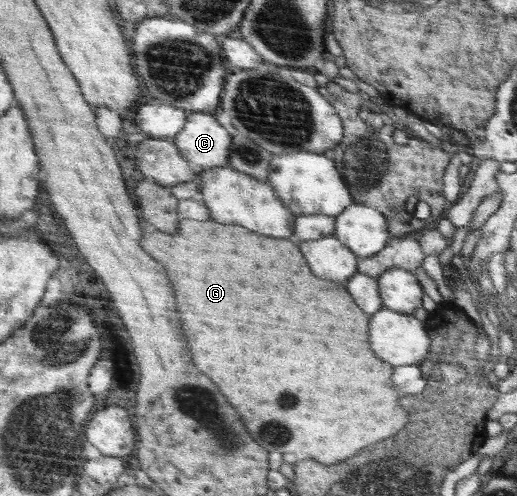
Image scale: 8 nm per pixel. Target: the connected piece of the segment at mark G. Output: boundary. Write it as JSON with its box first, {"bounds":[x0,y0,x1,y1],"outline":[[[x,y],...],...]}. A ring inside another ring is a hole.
{"bounds":[141,219,410,465],"outline":[[[182,219],[178,226],[180,226],[178,234],[168,234],[151,229],[151,232],[146,233],[141,245],[147,252],[154,254],[154,258],[158,258],[158,262],[164,262],[166,270],[170,270],[170,278],[174,278],[174,286],[178,286],[178,310],[182,310],[184,320],[196,322],[188,328],[186,338],[190,342],[190,350],[194,350],[194,362],[198,362],[198,370],[202,370],[208,378],[214,378],[214,382],[218,382],[218,386],[222,386],[222,394],[226,394],[226,398],[230,398],[230,402],[234,402],[236,410],[244,416],[242,422],[246,422],[246,428],[250,430],[250,434],[254,434],[254,438],[258,438],[258,442],[262,442],[262,446],[266,446],[266,450],[278,450],[282,454],[293,452],[298,456],[297,460],[314,459],[322,464],[332,465],[353,457],[358,450],[362,450],[374,442],[394,436],[398,430],[408,424],[410,421],[409,411],[406,412],[405,408],[400,408],[400,404],[398,404],[400,394],[398,394],[396,386],[392,384],[394,368],[390,364],[382,362],[380,358],[376,358],[368,344],[370,316],[364,314],[356,306],[356,302],[352,300],[352,296],[346,292],[344,286],[340,286],[338,282],[326,282],[326,280],[316,278],[310,272],[306,260],[302,258],[298,246],[294,246],[290,240],[284,240],[284,238],[260,236],[242,226],[218,224],[212,219],[206,221]],[[290,278],[296,278],[296,280],[300,278],[302,288],[292,288]]]}

